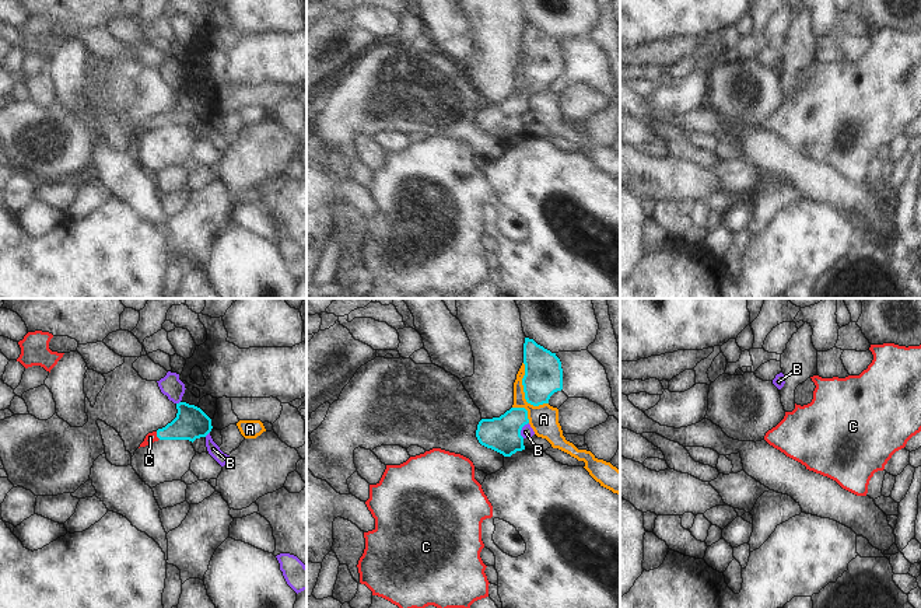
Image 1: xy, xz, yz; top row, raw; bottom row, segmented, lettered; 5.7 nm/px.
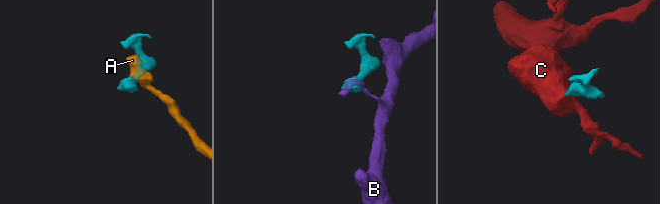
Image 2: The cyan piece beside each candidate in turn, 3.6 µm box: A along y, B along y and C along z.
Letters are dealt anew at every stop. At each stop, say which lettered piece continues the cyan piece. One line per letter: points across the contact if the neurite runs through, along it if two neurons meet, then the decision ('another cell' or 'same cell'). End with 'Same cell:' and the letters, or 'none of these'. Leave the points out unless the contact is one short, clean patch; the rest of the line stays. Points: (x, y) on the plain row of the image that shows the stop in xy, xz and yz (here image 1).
A: border xz (522, 49), (524, 84), (533, 91), (547, 90); another cell
B: border xz (528, 108), (521, 116), (522, 123); another cell
C: way xy (191, 108), (186, 112), (157, 122), (150, 123); same cell
Same cell: C

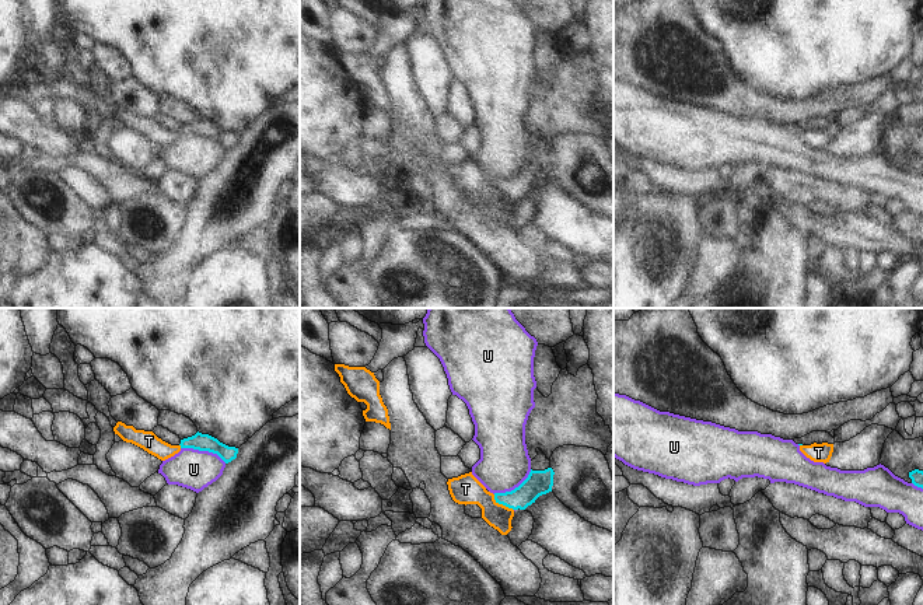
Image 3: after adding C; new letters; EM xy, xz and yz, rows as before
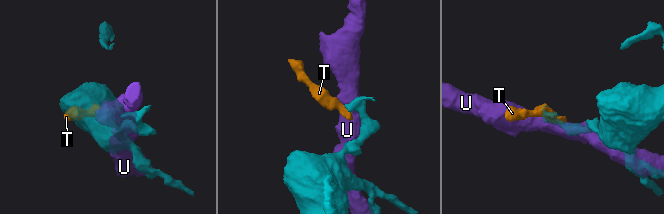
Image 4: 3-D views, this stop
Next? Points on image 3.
T: border xz (493, 181), (499, 189), (513, 196); another cell
U: another cell
Same cell: none of these

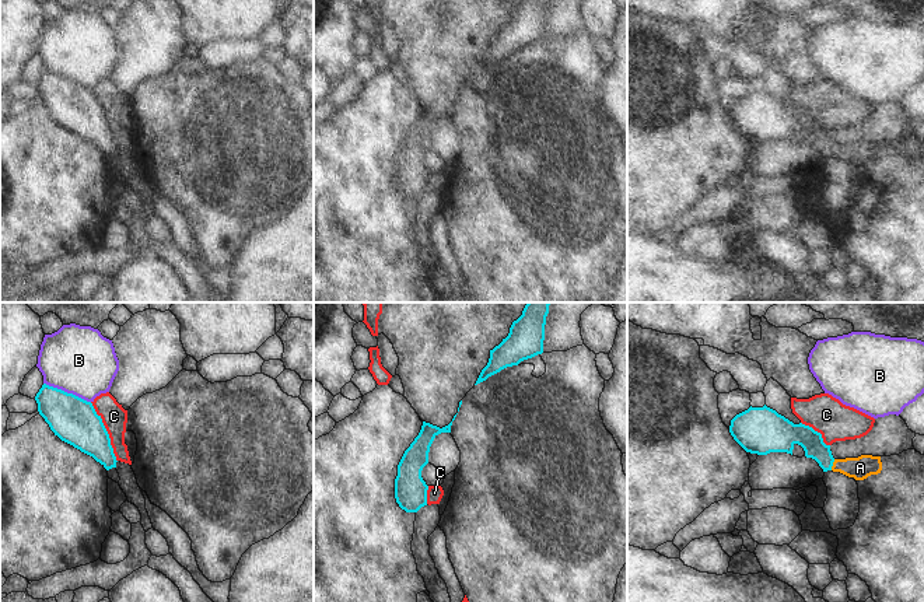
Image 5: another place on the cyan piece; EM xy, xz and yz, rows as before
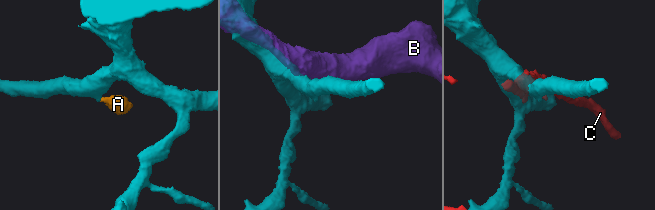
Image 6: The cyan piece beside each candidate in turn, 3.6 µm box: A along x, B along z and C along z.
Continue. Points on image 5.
A: way yz (812, 129), (832, 151), (860, 154); same cell
B: another cell
C: another cell
Same cell: A

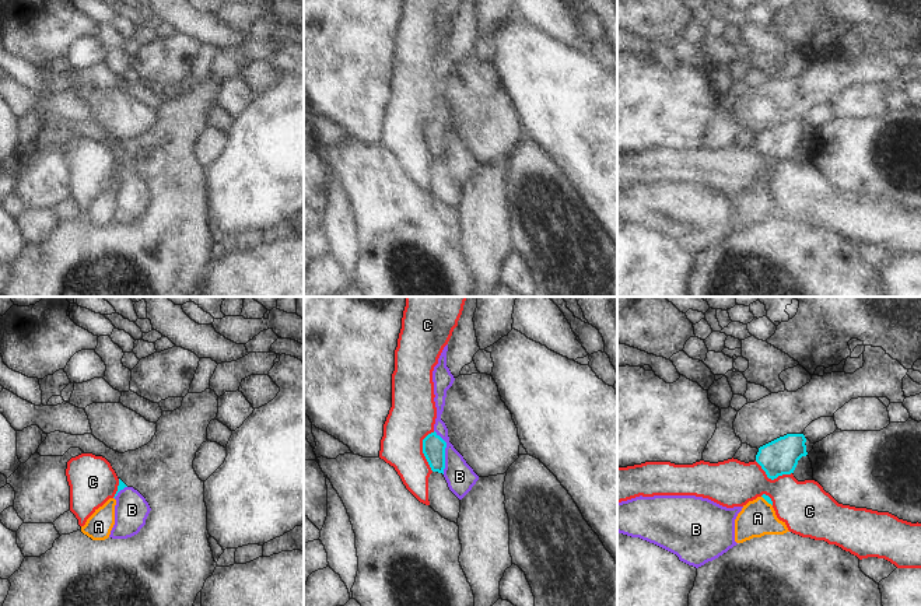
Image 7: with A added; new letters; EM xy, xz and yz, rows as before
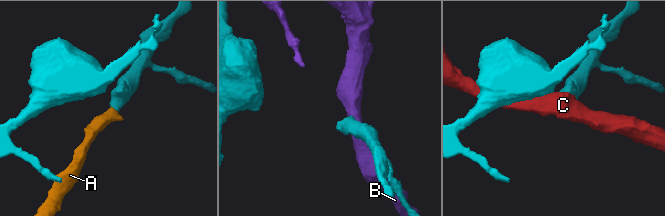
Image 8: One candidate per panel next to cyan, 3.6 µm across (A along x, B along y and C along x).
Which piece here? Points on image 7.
A: way yz (767, 185), (767, 188), (757, 205); same cell
B: border xz (434, 116), (445, 129), (444, 160); another cell
C: another cell
Same cell: A

